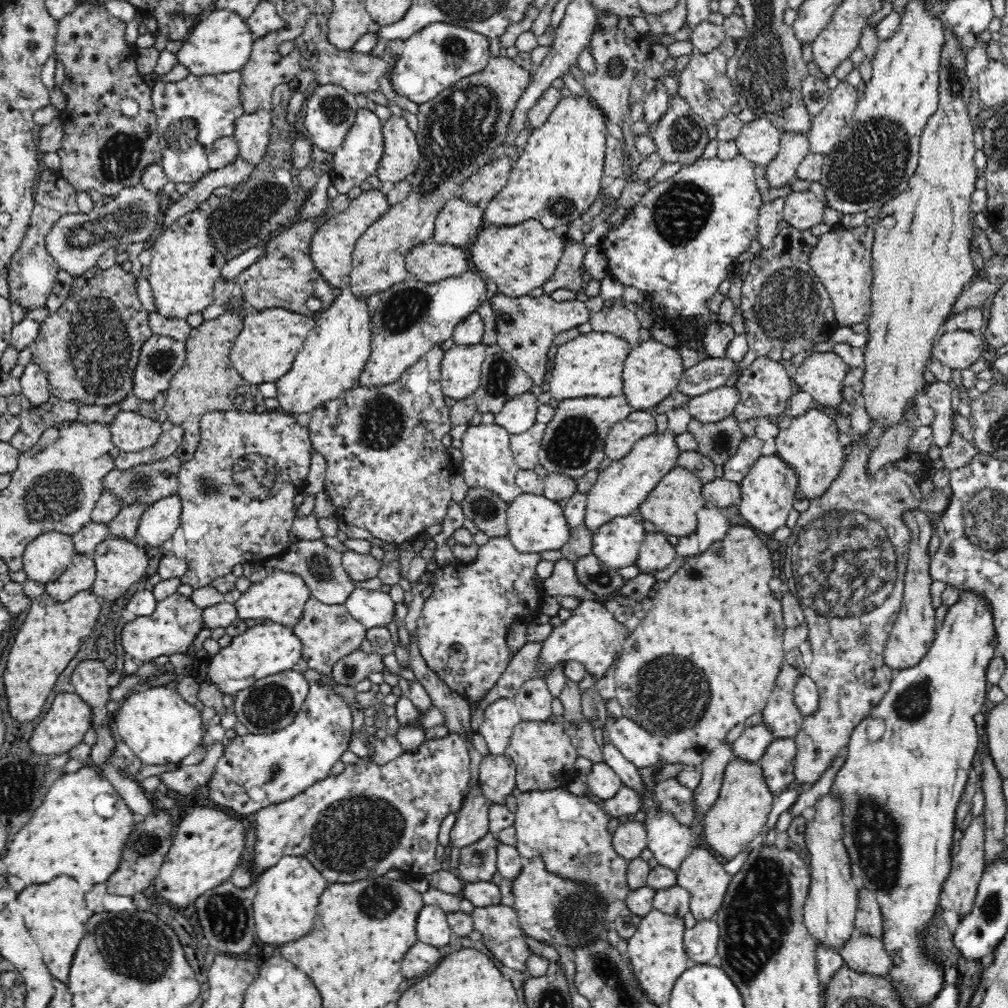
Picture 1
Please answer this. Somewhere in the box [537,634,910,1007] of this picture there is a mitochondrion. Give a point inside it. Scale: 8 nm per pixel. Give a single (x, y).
(759, 914)

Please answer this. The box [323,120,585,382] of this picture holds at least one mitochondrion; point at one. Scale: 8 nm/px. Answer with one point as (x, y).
(406, 307)

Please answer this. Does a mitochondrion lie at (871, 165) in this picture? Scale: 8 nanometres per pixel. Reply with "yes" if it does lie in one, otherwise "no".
yes

